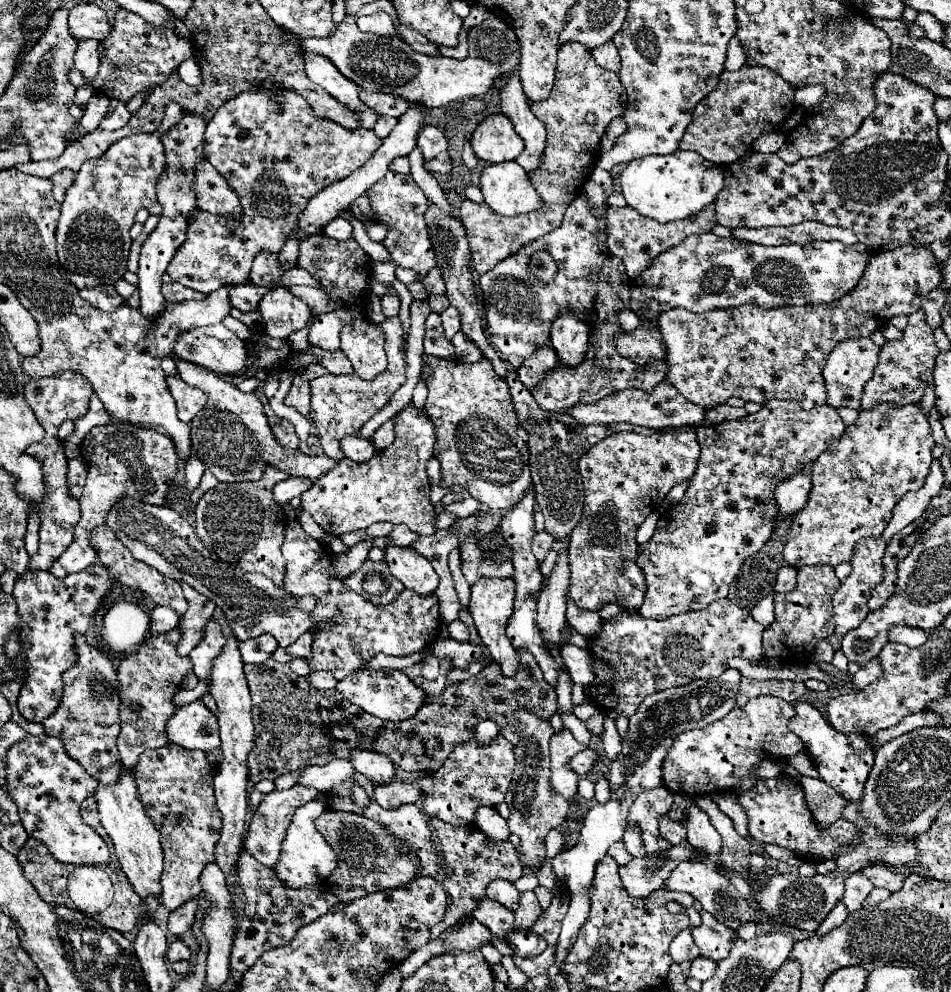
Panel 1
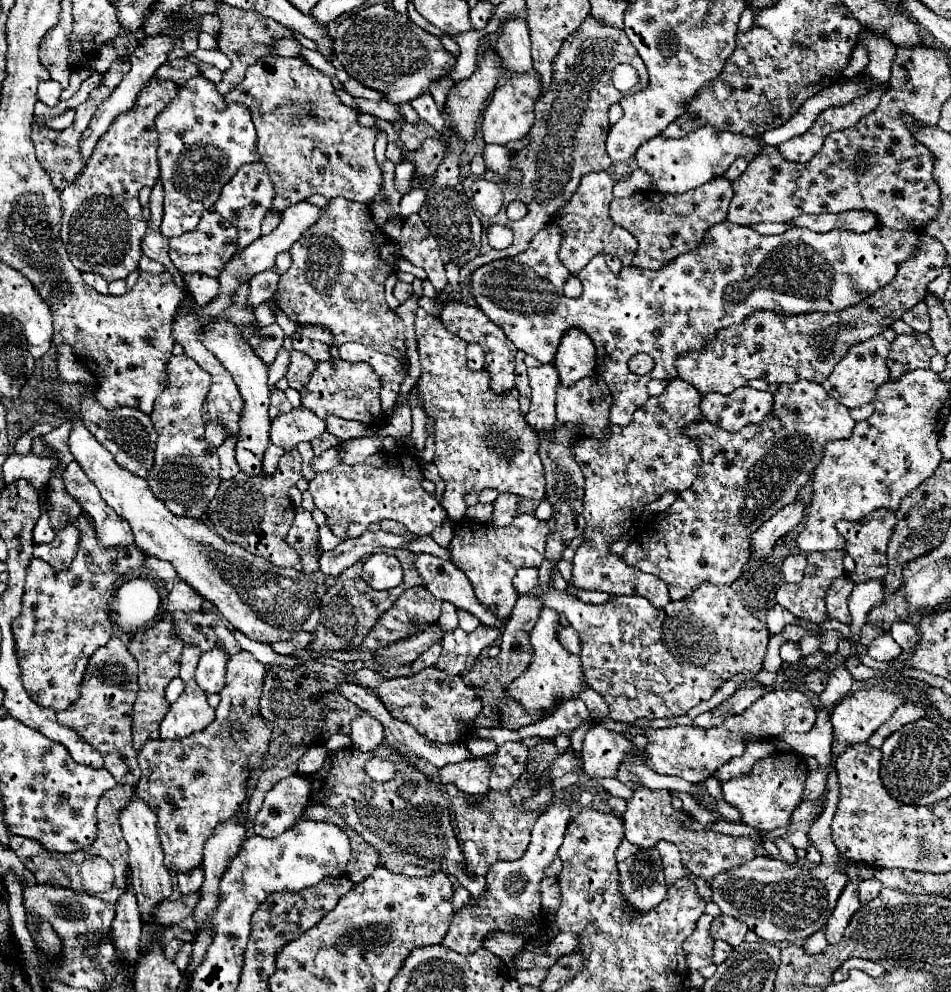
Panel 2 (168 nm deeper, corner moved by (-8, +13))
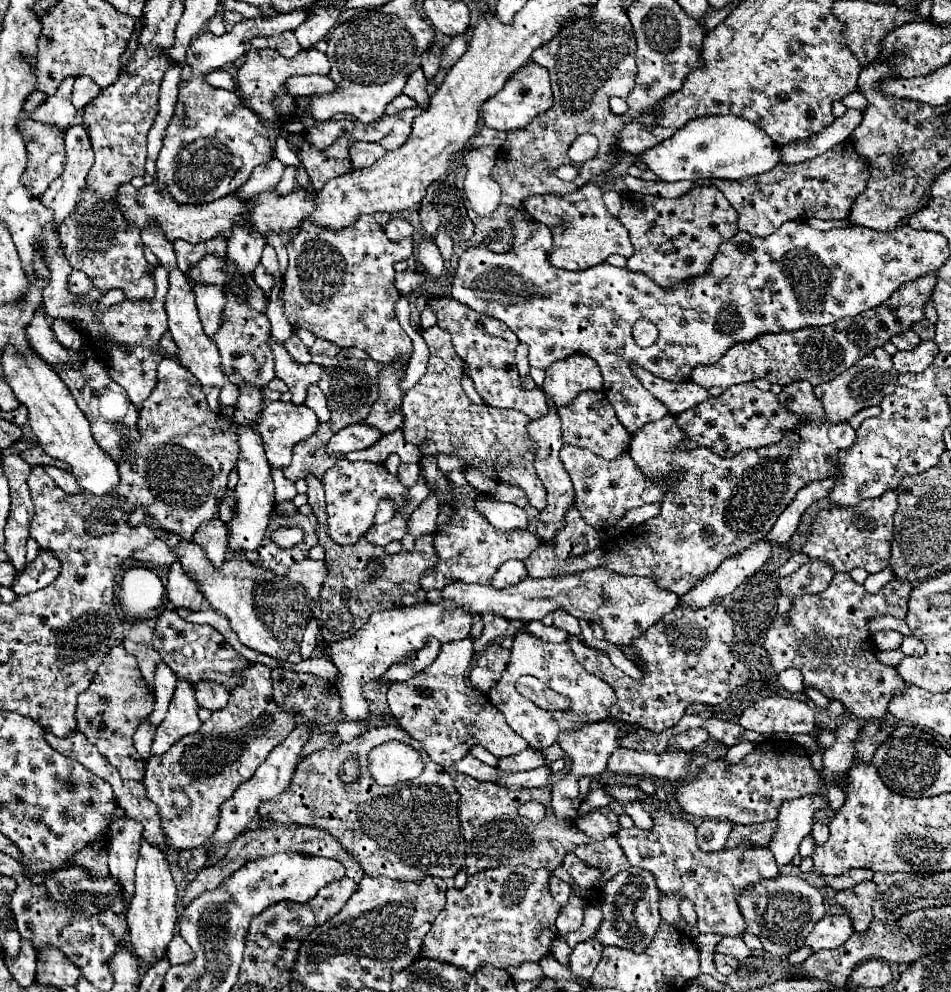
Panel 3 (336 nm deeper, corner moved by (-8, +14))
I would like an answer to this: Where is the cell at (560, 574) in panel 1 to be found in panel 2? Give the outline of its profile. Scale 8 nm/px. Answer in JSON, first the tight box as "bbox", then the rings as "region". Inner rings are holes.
{"bbox":[506,606,584,714],"region":[[[544,606],[540,610],[540,618],[532,630],[530,636],[530,644],[534,648],[534,658],[532,664],[528,666],[528,670],[516,678],[510,686],[506,686],[508,696],[516,698],[528,714],[538,714],[538,712],[552,712],[554,702],[564,702],[568,698],[576,698],[582,684],[584,684],[584,674],[582,674],[582,664],[580,658],[576,658],[574,654],[570,654],[560,640],[556,638],[556,628],[560,628],[560,620],[558,620],[558,612]]]}

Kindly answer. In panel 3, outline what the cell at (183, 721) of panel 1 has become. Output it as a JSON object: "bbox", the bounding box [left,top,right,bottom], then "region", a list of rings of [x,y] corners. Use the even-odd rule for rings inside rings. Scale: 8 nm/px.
{"bbox":[152,681,202,755],"region":[[[180,681],[170,701],[168,715],[156,729],[152,741],[152,755],[164,755],[178,739],[196,733],[202,725],[202,721],[198,719],[198,709],[200,707],[194,697],[194,687],[188,685],[188,681]]]}

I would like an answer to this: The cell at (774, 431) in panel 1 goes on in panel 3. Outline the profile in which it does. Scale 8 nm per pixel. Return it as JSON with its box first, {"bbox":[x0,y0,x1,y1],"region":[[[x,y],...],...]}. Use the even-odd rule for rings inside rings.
{"bbox":[522,381,856,597],"region":[[[808,381],[786,385],[778,399],[788,411],[800,415],[810,413],[810,421],[784,433],[784,439],[776,445],[742,451],[732,459],[720,459],[720,455],[704,447],[692,451],[680,449],[678,445],[684,435],[676,429],[674,415],[638,429],[630,445],[630,455],[644,477],[663,481],[672,473],[684,473],[684,477],[674,483],[674,489],[664,493],[660,513],[646,523],[604,541],[600,549],[584,553],[582,557],[556,559],[554,543],[542,541],[540,549],[536,549],[528,561],[522,561],[528,577],[564,577],[604,567],[620,575],[648,577],[660,589],[668,589],[682,597],[696,585],[696,581],[714,573],[724,559],[742,553],[748,545],[764,539],[780,513],[794,501],[804,485],[838,473],[838,451],[856,441],[856,431],[848,423],[828,425],[824,421],[824,409],[814,397],[814,387]]]}

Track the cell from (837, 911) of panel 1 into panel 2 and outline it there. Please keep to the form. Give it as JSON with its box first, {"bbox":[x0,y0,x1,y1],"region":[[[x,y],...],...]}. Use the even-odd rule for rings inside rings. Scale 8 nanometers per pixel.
{"bbox":[804,928,828,952],"region":[[[820,928],[816,934],[808,936],[806,942],[804,942],[804,946],[806,946],[808,952],[820,952],[820,950],[824,950],[828,946],[828,942],[824,938],[824,928]]]}

